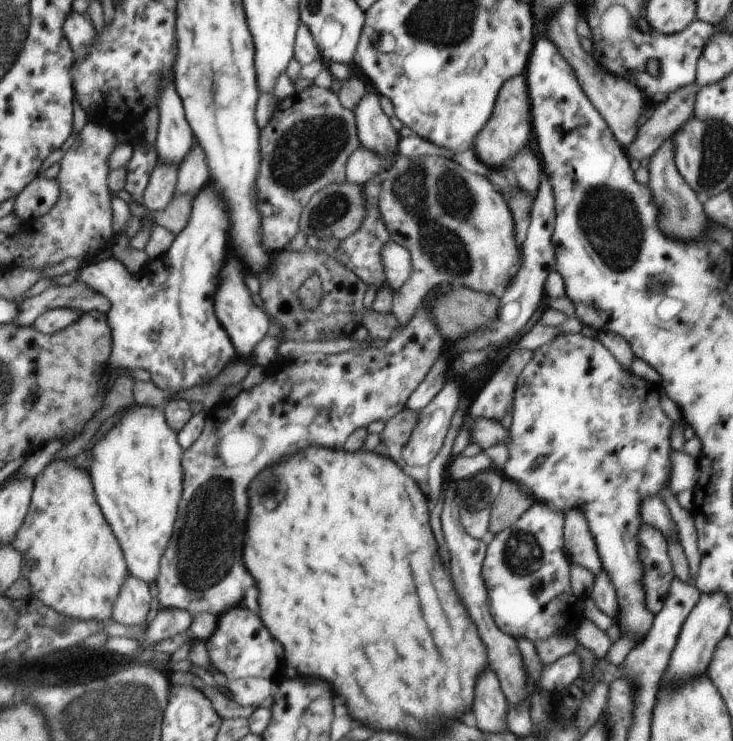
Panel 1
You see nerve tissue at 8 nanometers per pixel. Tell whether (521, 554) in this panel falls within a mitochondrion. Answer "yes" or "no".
yes

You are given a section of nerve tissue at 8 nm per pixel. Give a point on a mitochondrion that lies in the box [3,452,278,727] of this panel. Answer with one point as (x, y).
(202, 560)

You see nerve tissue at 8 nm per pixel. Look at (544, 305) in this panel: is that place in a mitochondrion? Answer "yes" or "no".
no

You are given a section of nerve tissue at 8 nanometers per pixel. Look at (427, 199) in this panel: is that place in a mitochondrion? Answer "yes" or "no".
yes

